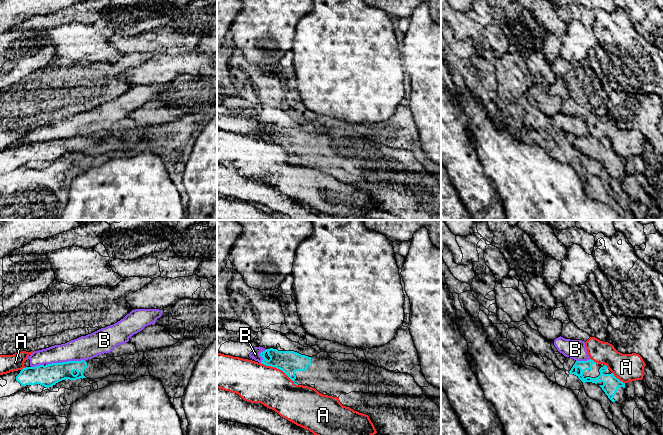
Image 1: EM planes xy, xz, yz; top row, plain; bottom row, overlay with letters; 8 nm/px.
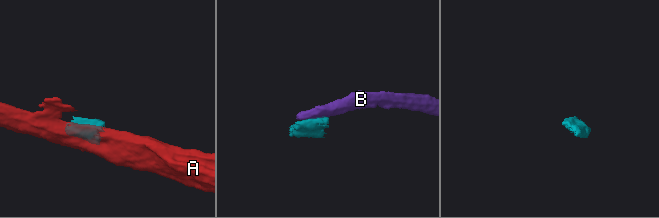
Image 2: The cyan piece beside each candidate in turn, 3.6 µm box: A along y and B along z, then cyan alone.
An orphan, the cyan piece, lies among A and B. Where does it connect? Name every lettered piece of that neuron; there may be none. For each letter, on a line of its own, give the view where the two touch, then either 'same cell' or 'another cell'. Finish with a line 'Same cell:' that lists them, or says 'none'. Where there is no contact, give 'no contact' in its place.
A: meets cyan in xz; another cell
B: meets cyan in xy; another cell
Same cell: none

